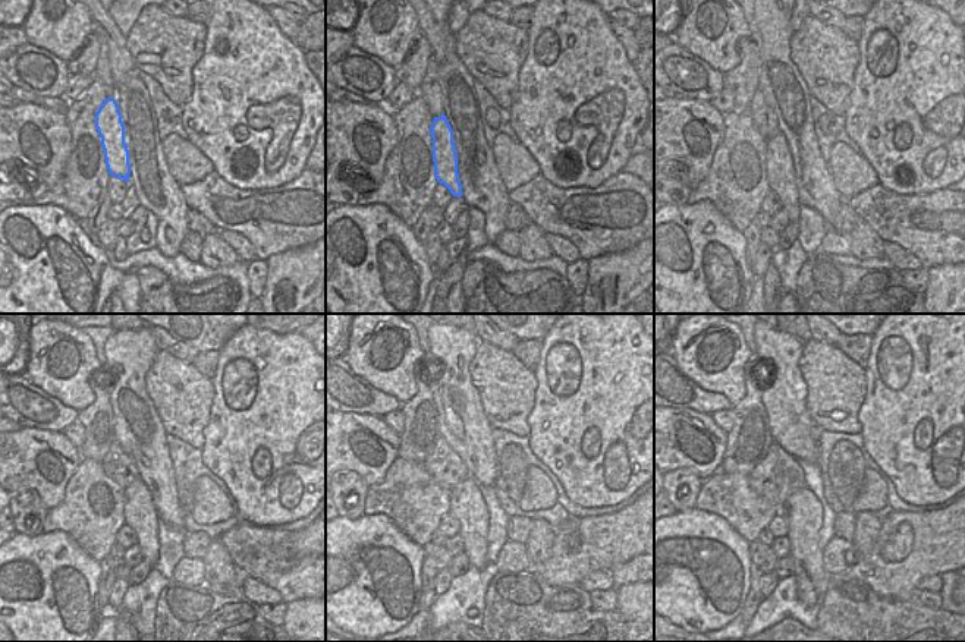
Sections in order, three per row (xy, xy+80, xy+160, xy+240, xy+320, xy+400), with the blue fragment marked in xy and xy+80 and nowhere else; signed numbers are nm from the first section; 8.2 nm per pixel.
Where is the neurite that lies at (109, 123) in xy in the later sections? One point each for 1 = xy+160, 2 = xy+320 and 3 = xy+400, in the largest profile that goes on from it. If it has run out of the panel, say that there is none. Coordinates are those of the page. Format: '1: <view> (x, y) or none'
1: xy+160 (782, 178)
2: xy+320 (468, 506)
3: xy+400 (804, 512)

